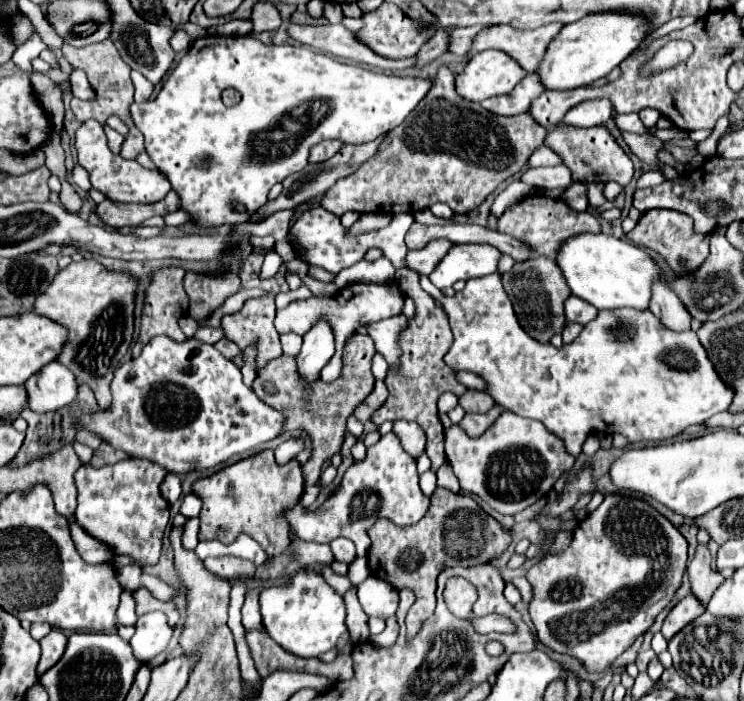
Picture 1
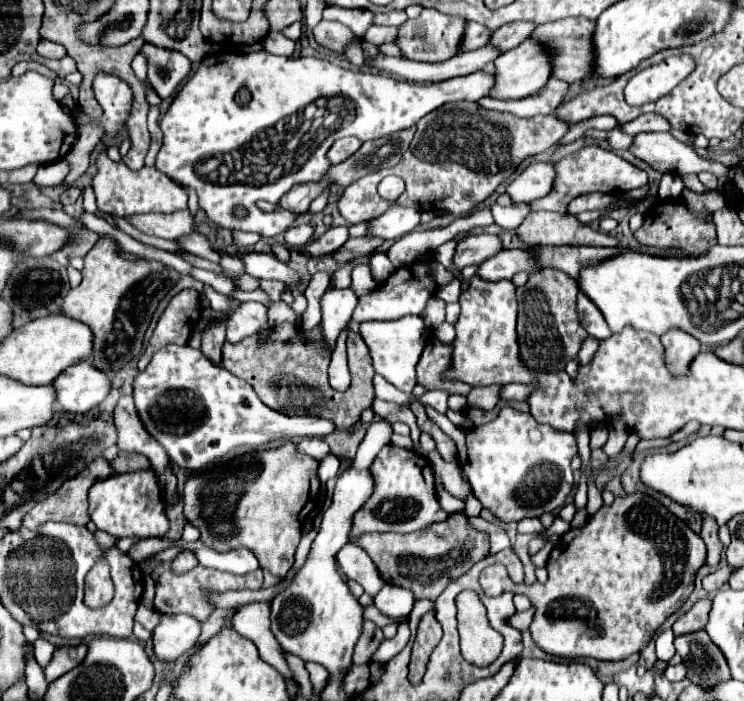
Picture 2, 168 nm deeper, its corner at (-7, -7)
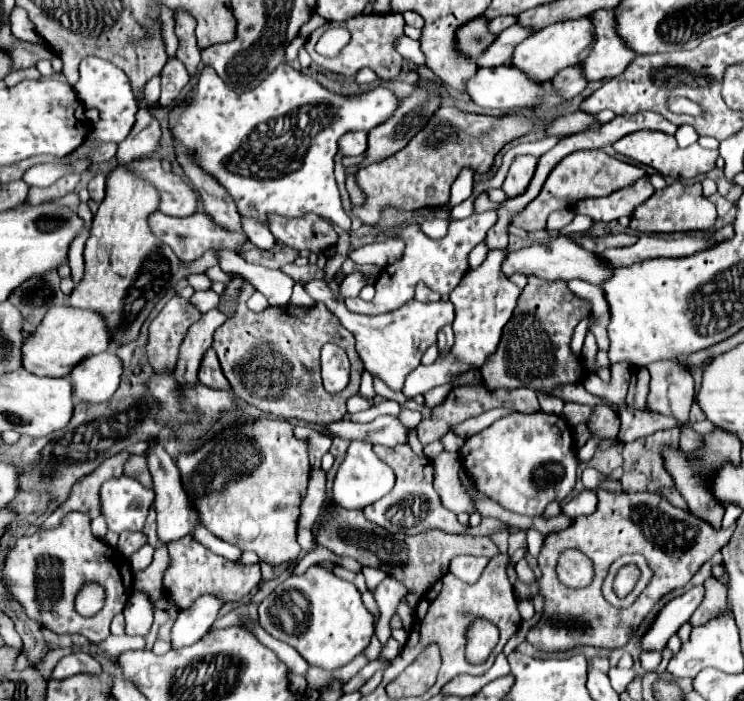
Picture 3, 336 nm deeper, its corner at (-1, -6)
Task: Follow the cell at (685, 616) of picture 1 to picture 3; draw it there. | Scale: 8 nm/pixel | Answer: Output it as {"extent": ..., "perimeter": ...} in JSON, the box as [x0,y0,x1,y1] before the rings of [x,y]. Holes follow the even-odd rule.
{"extent":[689,581,727,627],"perimeter":[[[705,581],[705,599],[691,615],[689,623],[693,627],[703,625],[725,605],[727,605],[727,587],[721,581]]]}

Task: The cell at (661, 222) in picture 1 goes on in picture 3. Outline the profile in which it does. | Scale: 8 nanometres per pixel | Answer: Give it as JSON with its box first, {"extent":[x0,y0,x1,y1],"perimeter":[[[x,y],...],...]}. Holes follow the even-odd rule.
{"extent":[631,183,715,233],"perimeter":[[[671,183],[665,189],[655,191],[645,203],[641,203],[631,215],[631,229],[637,233],[659,233],[659,231],[709,231],[715,225],[715,205],[703,197],[699,185]]]}

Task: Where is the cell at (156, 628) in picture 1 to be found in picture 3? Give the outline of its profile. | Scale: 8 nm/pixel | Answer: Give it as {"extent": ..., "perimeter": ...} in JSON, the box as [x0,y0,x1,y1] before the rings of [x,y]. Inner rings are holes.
{"extent":[171,595,221,649],"perimeter":[[[203,595],[189,609],[179,611],[179,617],[171,627],[171,647],[181,649],[199,641],[215,623],[221,607],[221,599],[213,595]]]}

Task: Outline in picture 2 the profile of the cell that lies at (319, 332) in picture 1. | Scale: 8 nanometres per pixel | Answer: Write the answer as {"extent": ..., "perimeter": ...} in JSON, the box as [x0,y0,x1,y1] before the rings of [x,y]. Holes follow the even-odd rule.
{"extent":[321,288,357,350],"perimeter":[[[329,288],[323,294],[323,298],[321,298],[321,308],[323,308],[321,328],[323,328],[323,336],[325,336],[329,350],[333,350],[339,332],[351,320],[355,306],[357,306],[357,294],[353,288],[347,288],[347,290]]]}

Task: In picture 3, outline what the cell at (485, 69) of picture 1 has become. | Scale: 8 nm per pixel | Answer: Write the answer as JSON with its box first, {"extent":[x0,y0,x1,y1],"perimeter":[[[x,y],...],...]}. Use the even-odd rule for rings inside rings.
{"extent":[511,17,593,83],"perimeter":[[[587,17],[573,19],[573,21],[561,21],[545,29],[539,29],[537,33],[529,35],[529,39],[521,41],[515,47],[511,63],[513,67],[521,67],[521,71],[525,71],[529,79],[537,79],[537,83],[547,83],[549,79],[557,75],[557,71],[579,63],[579,59],[585,55],[591,43],[593,43],[593,25]]]}

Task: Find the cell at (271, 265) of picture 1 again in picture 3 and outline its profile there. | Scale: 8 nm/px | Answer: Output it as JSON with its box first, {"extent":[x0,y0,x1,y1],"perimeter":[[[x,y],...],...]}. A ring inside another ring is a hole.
{"extent":[241,217,277,251],"perimeter":[[[241,217],[241,221],[243,221],[243,231],[245,231],[245,235],[247,235],[249,241],[251,241],[253,245],[257,245],[259,249],[271,251],[271,249],[277,245],[275,237],[271,235],[271,231],[269,231],[263,223],[259,223],[259,221],[251,219],[251,217]]]}

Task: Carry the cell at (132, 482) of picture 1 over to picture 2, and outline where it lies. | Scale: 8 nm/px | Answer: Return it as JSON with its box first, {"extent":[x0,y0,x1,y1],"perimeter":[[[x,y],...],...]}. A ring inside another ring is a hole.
{"extent":[89,470,169,538],"perimeter":[[[153,470],[115,474],[107,480],[97,482],[89,490],[89,514],[99,530],[115,538],[163,538],[163,534],[169,530],[169,518],[165,516],[165,504],[157,488]]]}

